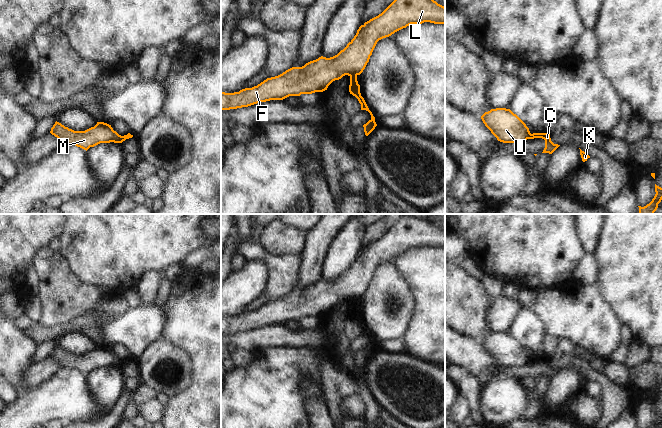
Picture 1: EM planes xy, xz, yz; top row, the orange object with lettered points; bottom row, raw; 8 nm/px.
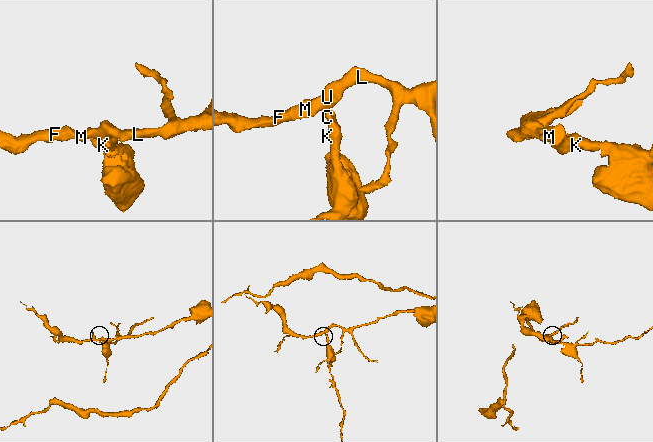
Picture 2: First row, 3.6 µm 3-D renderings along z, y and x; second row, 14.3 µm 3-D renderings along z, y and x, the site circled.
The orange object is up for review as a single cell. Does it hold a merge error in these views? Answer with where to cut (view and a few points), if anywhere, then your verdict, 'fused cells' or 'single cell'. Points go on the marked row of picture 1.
xz (356, 74), (350, 76) | fused cells

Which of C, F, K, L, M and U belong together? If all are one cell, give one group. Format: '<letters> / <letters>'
C K / F L M U

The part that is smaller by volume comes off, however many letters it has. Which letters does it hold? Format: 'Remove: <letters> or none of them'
Remove: C, K

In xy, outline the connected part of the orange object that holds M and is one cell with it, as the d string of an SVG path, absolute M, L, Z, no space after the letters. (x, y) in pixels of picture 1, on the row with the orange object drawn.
M56 121L50 133L57 137L61 144L75 145L86 151L100 143L122 143L127 136L119 135L111 125L104 122L97 122L94 127L85 131L74 131Z

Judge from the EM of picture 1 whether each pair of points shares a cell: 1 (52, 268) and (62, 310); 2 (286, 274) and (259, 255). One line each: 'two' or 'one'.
1: one
2: one

